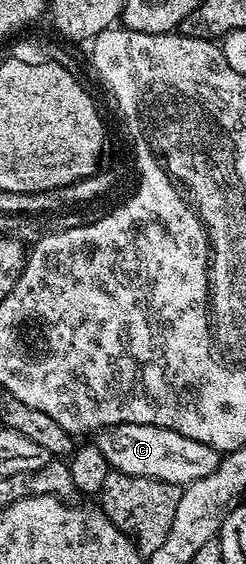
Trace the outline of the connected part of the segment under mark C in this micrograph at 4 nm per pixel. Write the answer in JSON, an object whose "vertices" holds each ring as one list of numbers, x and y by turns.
{"vertices":[[114,424,112,428,102,429,93,443,105,454,114,471,180,486,197,482,197,478,205,478,205,474,213,474,221,459,221,453,213,446,205,446,205,442,185,438,185,434,177,434,175,428,148,424]]}

